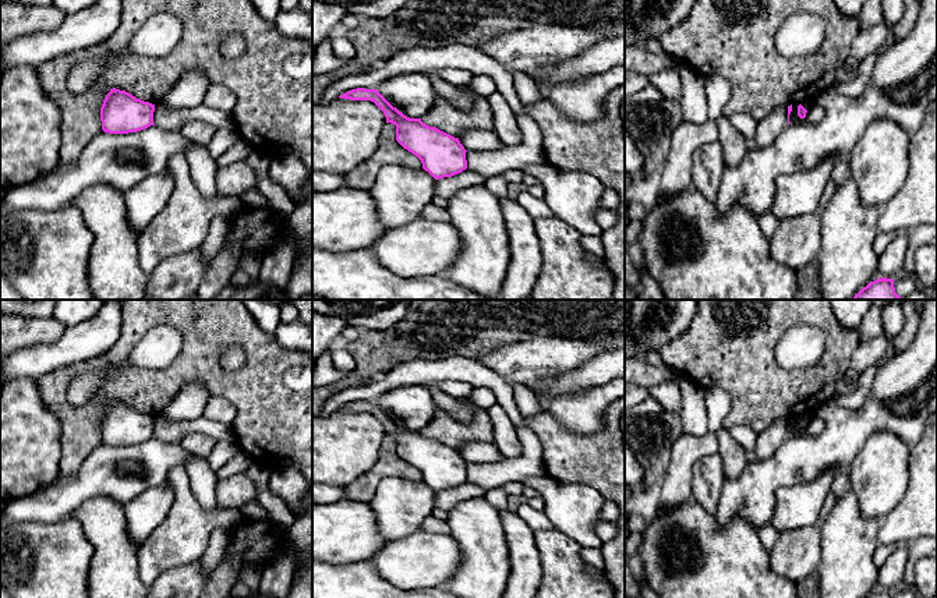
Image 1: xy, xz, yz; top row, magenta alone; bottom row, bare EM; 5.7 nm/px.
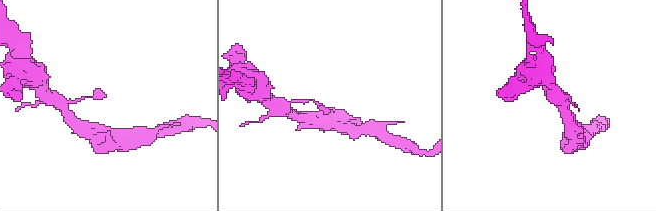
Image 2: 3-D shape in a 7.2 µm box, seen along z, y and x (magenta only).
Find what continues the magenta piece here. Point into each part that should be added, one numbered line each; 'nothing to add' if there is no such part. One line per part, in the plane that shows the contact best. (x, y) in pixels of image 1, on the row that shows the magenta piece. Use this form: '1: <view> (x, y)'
nothing to add

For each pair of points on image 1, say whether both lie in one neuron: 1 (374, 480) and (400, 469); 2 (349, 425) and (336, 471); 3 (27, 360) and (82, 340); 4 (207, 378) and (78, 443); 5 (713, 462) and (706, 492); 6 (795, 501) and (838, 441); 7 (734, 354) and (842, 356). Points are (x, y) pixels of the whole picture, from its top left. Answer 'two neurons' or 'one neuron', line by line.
1: one neuron
2: one neuron
3: one neuron
4: one neuron
5: one neuron
6: two neurons
7: one neuron

